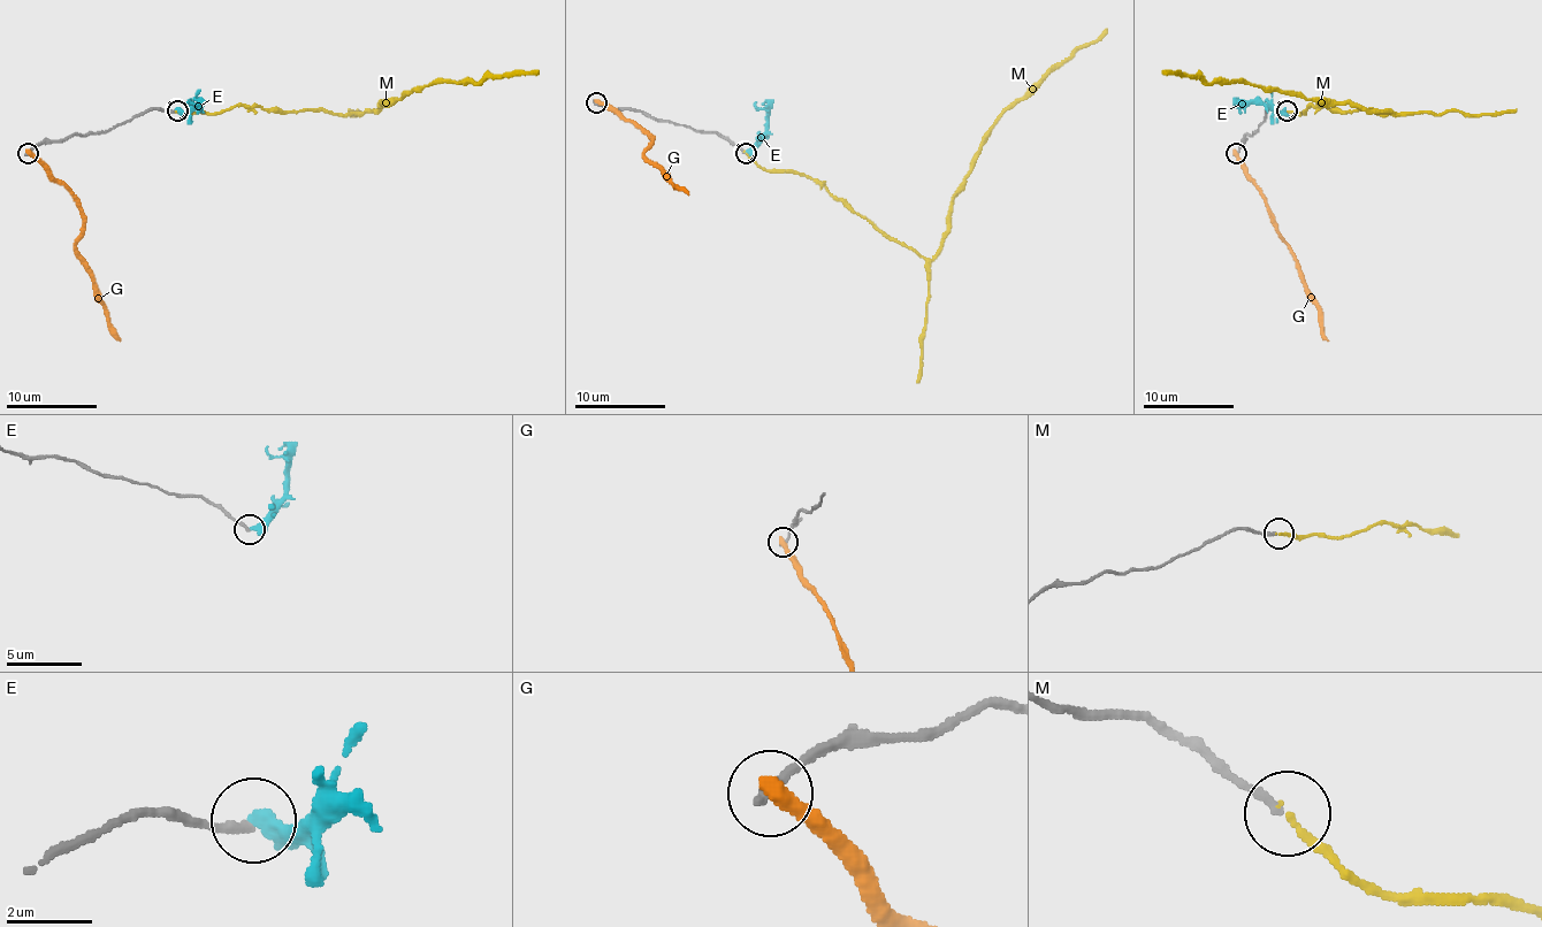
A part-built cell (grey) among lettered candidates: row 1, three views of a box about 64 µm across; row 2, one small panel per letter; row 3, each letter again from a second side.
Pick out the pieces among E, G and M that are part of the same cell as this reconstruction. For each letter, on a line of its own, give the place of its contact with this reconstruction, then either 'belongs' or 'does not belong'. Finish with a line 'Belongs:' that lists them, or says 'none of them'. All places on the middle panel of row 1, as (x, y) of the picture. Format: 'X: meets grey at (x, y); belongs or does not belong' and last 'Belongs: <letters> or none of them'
E: meets grey at (745, 152); does not belong
G: meets grey at (596, 102); does not belong
M: meets grey at (746, 153); belongs
Belongs: M

